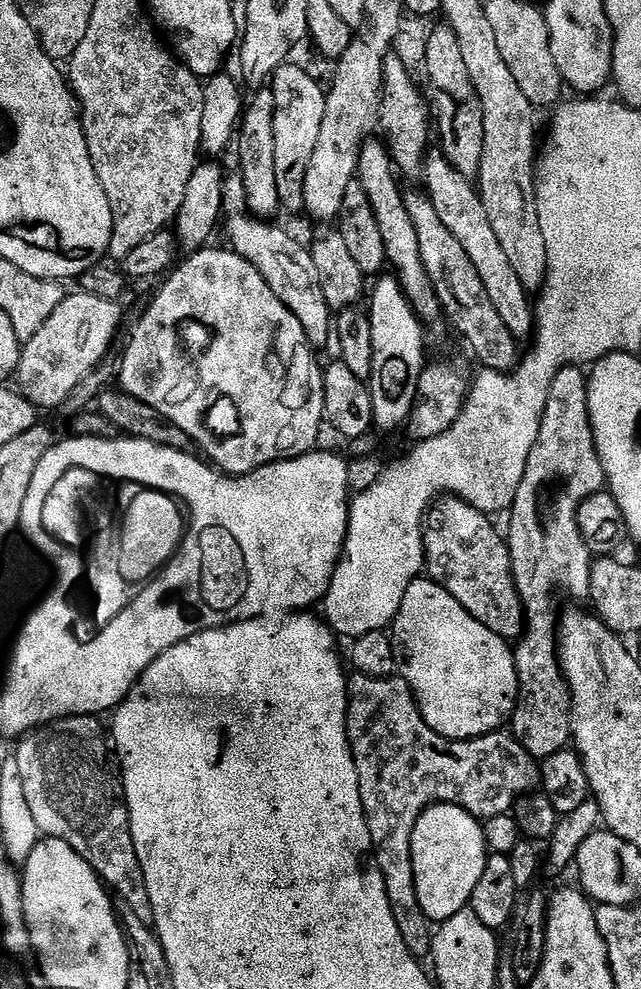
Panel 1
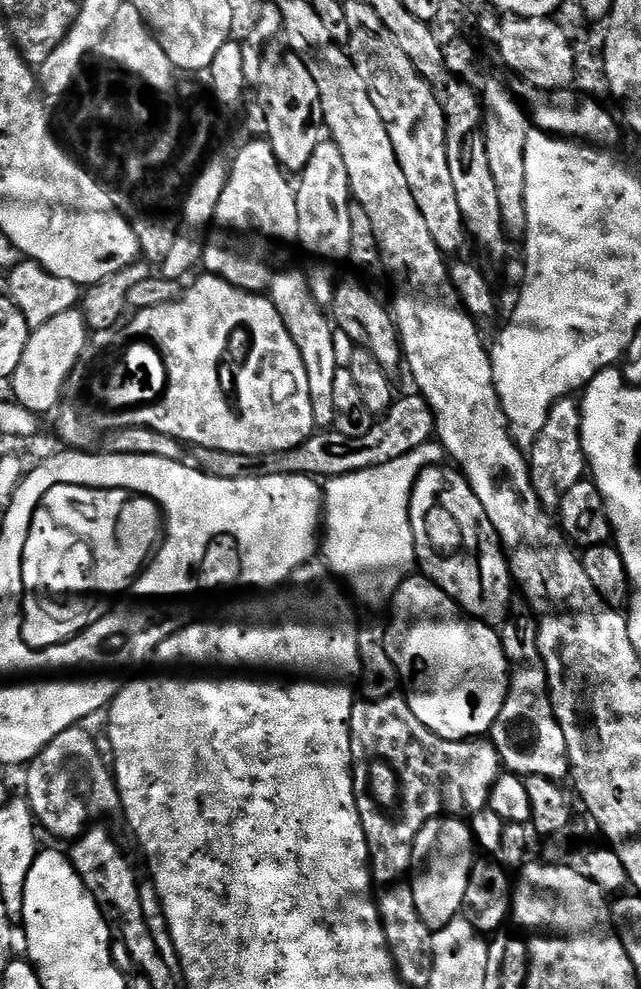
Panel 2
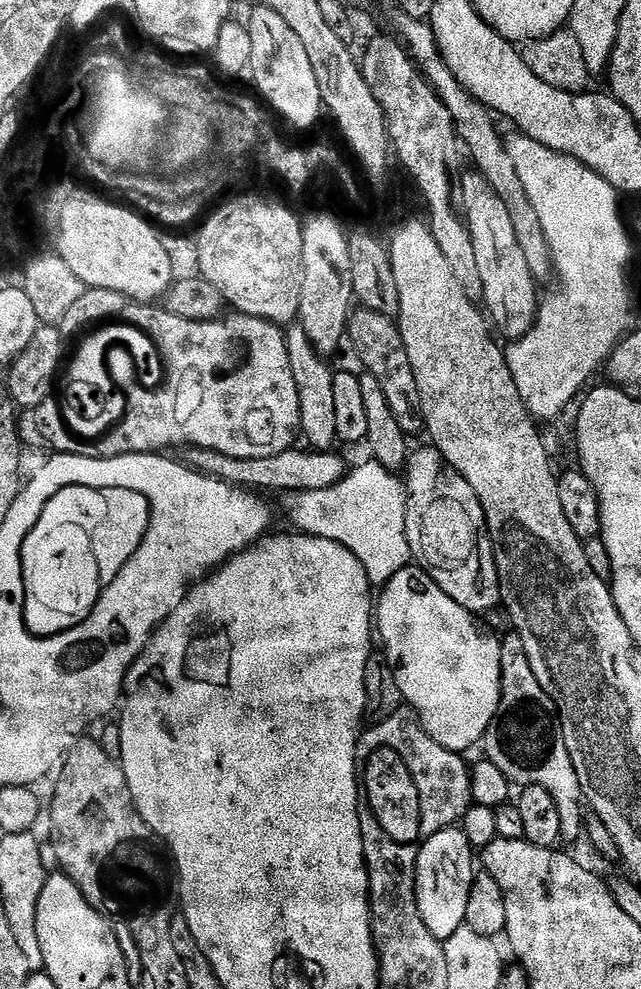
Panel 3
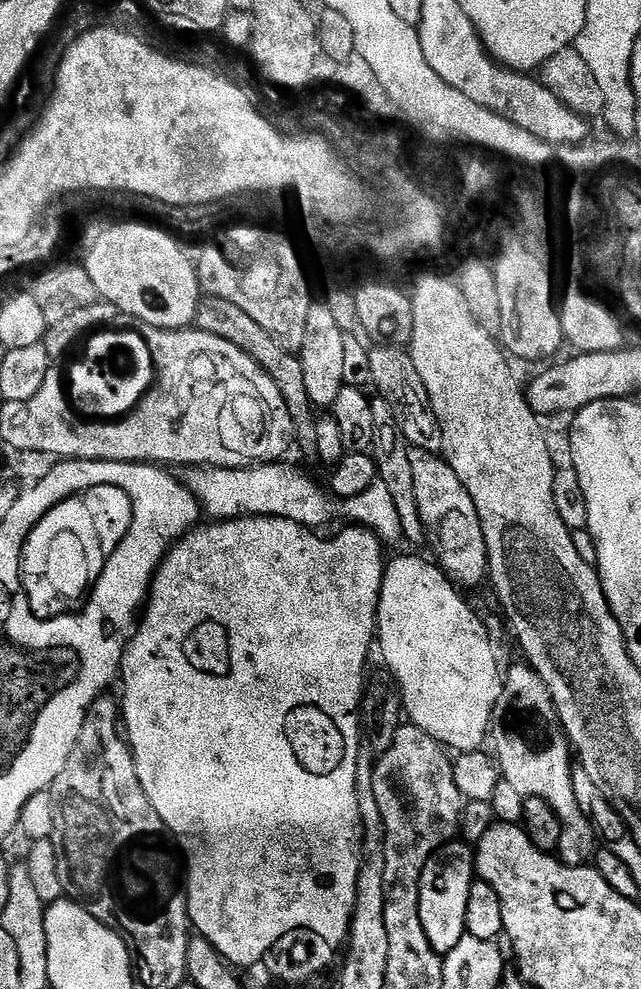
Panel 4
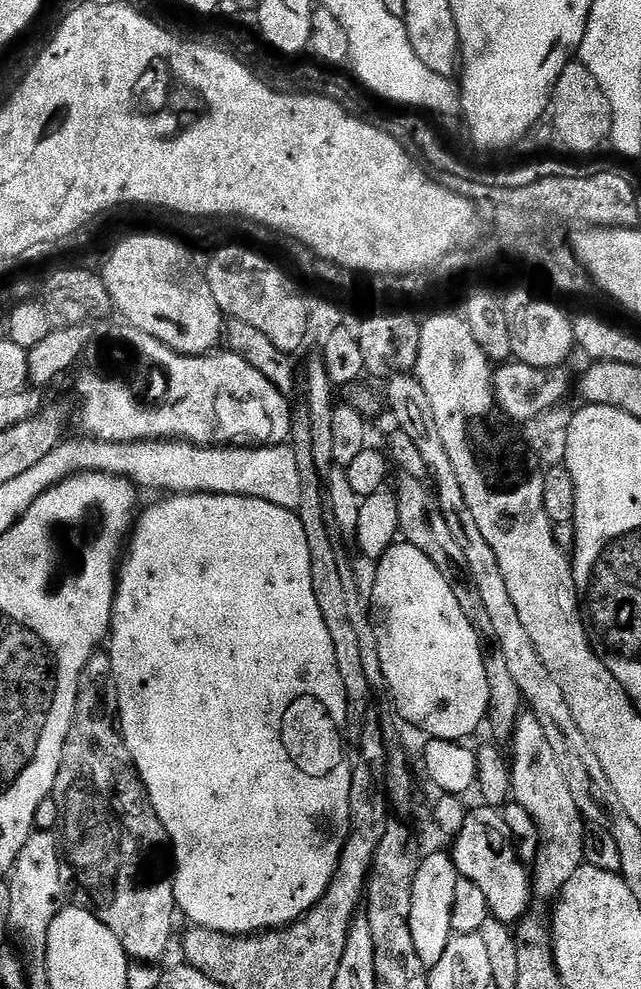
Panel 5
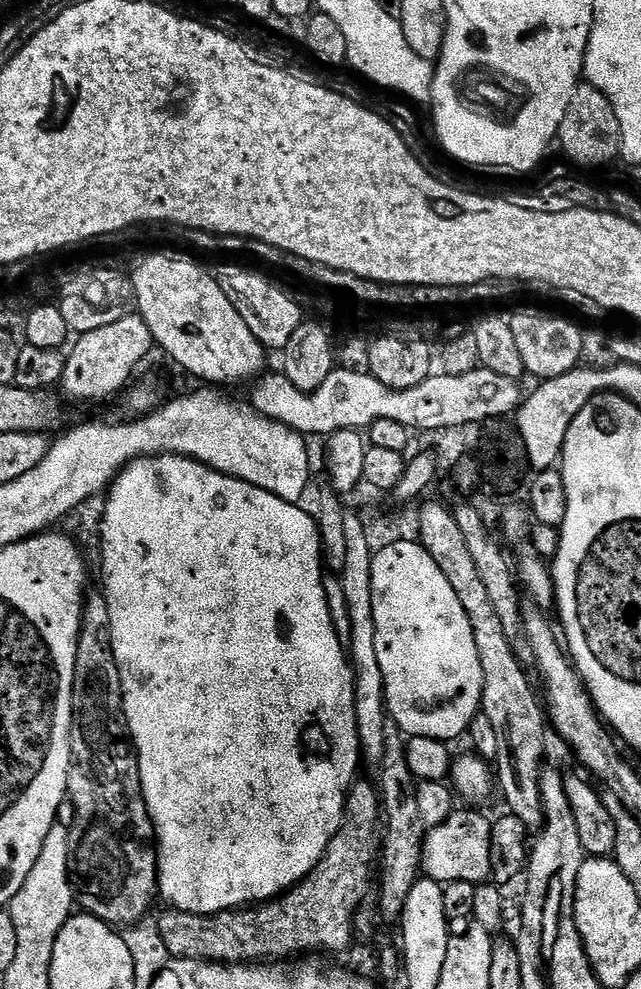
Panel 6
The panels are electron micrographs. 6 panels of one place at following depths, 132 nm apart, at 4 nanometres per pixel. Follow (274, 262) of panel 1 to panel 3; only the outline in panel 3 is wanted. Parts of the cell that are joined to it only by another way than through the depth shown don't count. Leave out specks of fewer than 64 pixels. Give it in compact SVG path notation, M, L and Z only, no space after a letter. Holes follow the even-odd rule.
M299 326L287 329L284 341L290 358L290 374L294 374L294 386L298 386L298 406L302 436L308 439L307 447L317 452L327 452L337 447L337 416L334 407L334 368L316 351L306 330Z

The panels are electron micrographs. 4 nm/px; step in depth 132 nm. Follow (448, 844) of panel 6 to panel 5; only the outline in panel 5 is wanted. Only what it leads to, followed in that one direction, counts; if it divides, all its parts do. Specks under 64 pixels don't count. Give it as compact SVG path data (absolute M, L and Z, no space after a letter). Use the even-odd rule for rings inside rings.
M479 806L465 817L462 827L454 837L456 845L450 848L452 861L463 879L474 882L486 894L489 913L509 926L516 920L516 864L518 853L512 843L510 826L495 807Z

